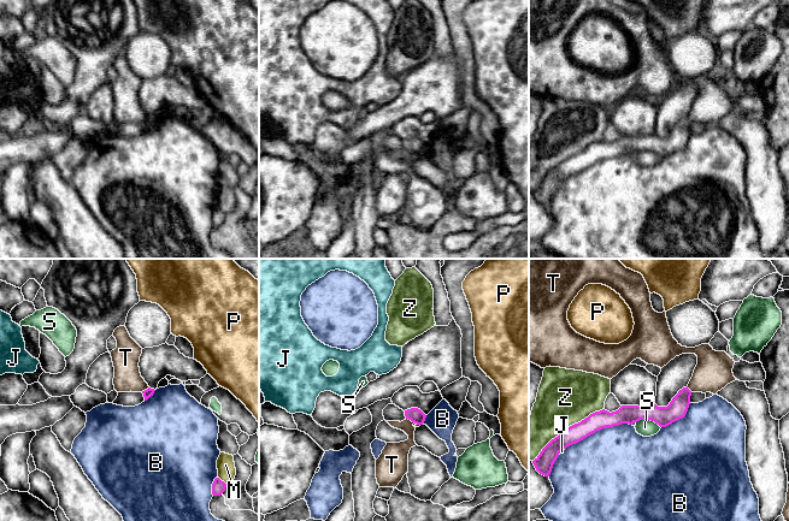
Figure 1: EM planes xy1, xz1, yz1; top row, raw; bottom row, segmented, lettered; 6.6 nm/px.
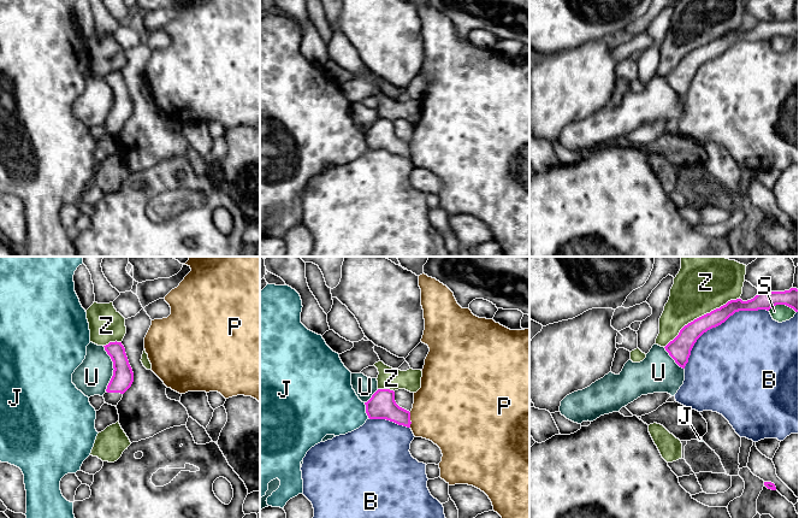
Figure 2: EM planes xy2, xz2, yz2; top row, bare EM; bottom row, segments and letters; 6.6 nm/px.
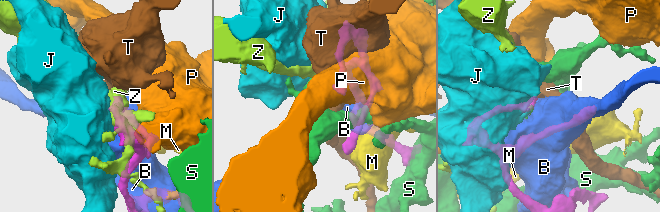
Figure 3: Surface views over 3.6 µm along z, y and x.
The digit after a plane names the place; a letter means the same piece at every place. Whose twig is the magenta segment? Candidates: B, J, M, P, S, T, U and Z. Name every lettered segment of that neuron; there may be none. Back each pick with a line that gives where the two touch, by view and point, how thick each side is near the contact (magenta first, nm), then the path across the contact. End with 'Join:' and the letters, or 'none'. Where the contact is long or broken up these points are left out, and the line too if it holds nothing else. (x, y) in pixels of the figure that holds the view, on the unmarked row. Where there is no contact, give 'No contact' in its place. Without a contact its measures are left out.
Join: none

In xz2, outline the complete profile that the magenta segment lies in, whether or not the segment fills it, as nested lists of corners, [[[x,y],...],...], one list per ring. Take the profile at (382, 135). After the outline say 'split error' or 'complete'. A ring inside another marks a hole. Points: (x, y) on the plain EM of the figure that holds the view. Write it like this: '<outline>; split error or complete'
[[[378,119],[365,135],[369,149],[386,149],[410,158],[410,142],[396,134],[393,120]]]; complete

